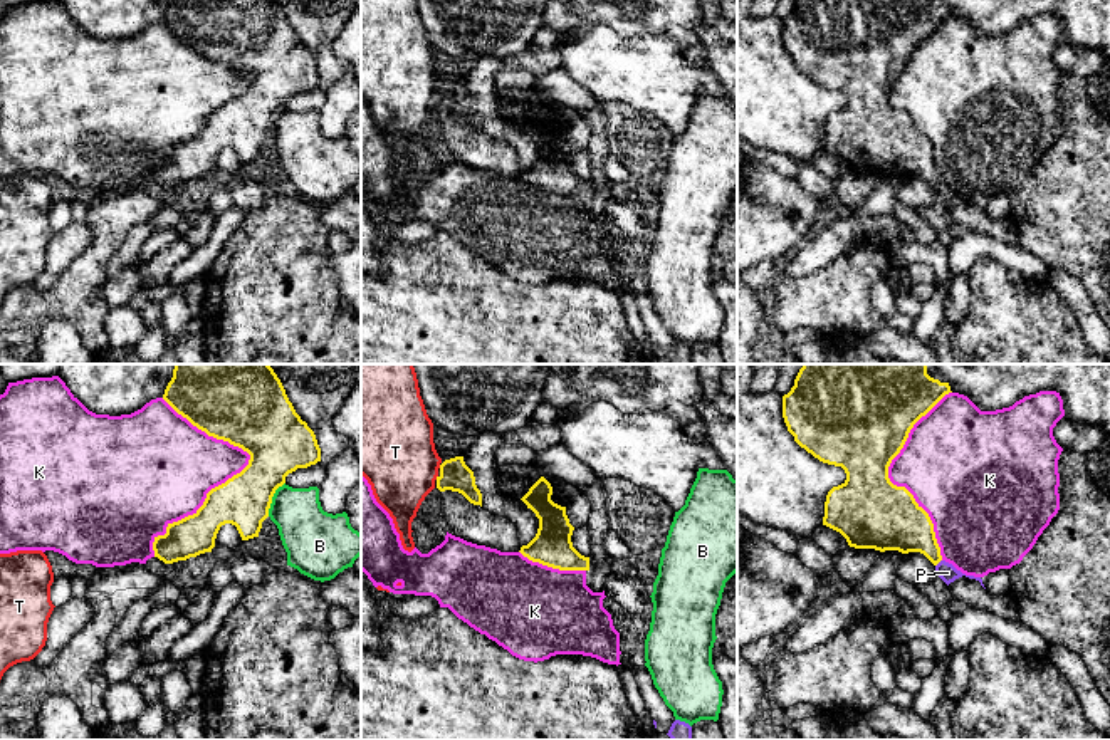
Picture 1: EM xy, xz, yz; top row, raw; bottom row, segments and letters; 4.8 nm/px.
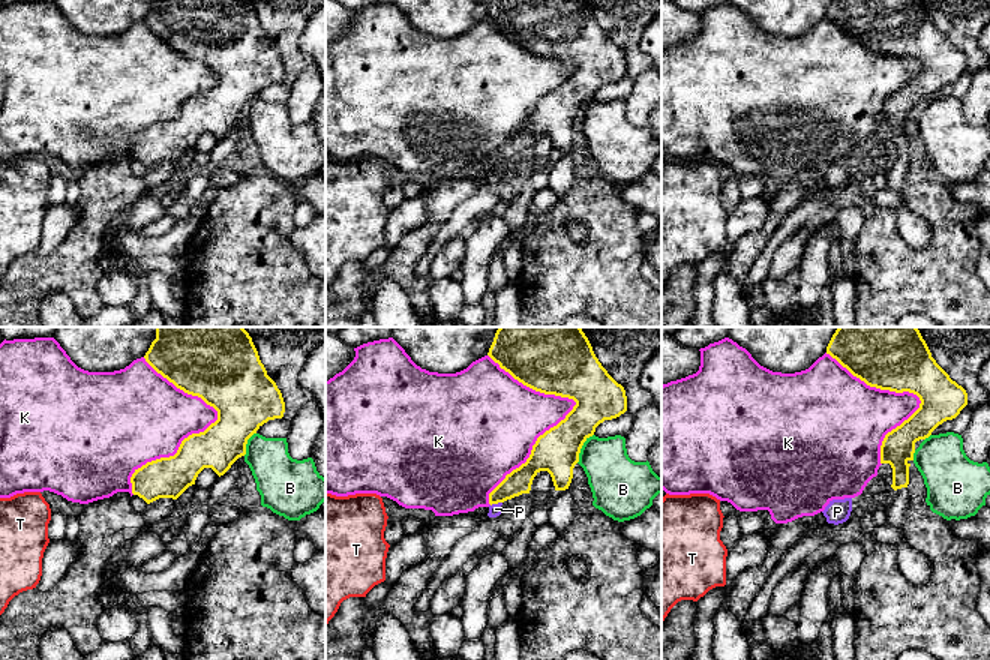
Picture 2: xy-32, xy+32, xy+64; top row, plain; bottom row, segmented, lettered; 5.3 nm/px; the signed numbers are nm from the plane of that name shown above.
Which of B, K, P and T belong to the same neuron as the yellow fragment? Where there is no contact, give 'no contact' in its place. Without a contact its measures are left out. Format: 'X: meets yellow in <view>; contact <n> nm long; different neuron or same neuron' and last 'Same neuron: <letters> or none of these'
B: meets yellow in xy; contact 190 nm long; different neuron
K: meets yellow in xy; contact 750 nm long; different neuron
P: meets yellow in yz; contact 50 nm long; different neuron
T: no contact; different neuron
Same neuron: none of these

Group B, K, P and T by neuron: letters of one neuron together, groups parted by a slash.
B / K / P / T

